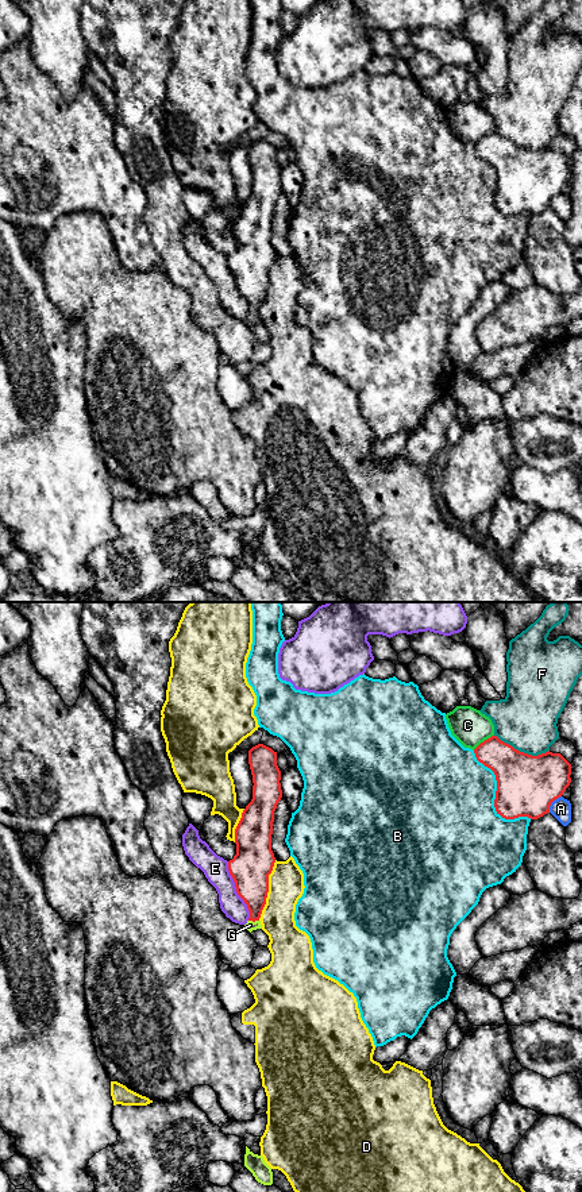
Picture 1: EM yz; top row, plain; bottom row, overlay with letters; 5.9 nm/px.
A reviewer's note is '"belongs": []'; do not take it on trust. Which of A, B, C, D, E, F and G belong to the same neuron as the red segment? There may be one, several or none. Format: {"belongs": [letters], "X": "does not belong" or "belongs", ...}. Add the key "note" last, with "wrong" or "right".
{"belongs": ["G"], "A": "does not belong", "B": "does not belong", "C": "does not belong", "D": "does not belong", "E": "does not belong", "F": "does not belong", "G": "belongs", "note": "wrong"}

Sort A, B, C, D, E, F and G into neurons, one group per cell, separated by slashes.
A / B / C / D / E / F / G

